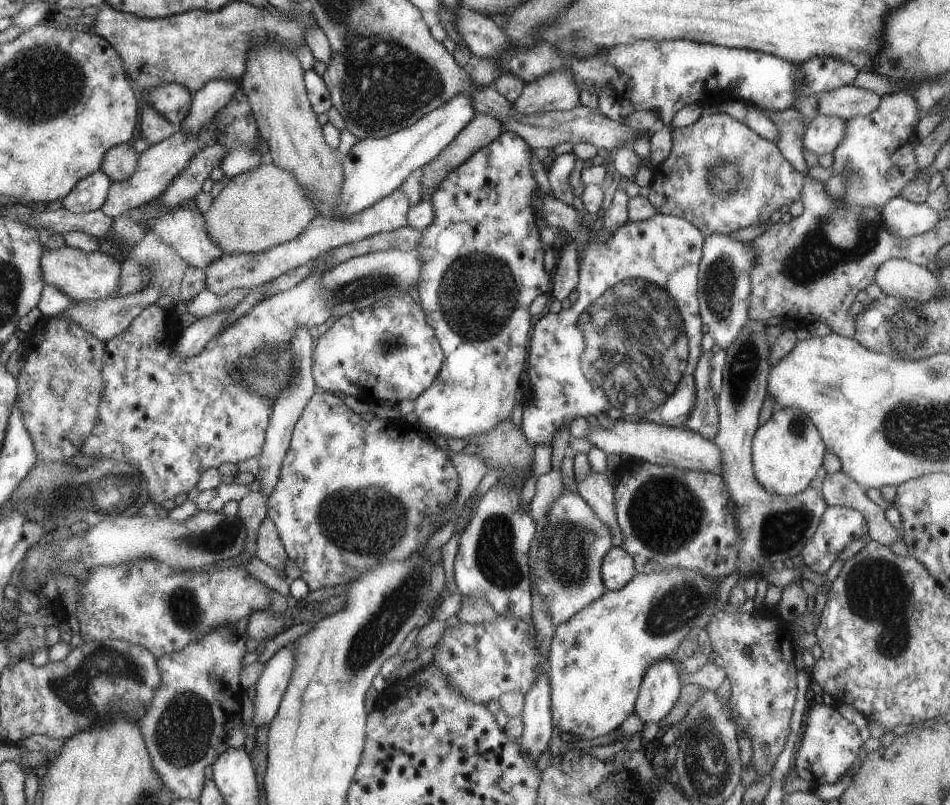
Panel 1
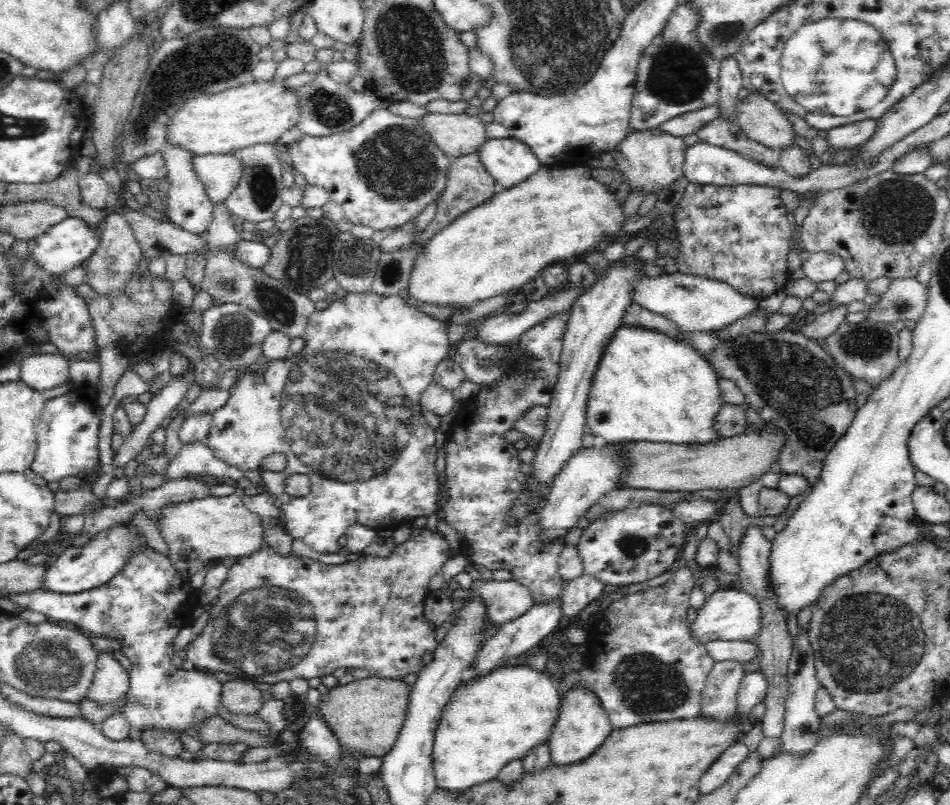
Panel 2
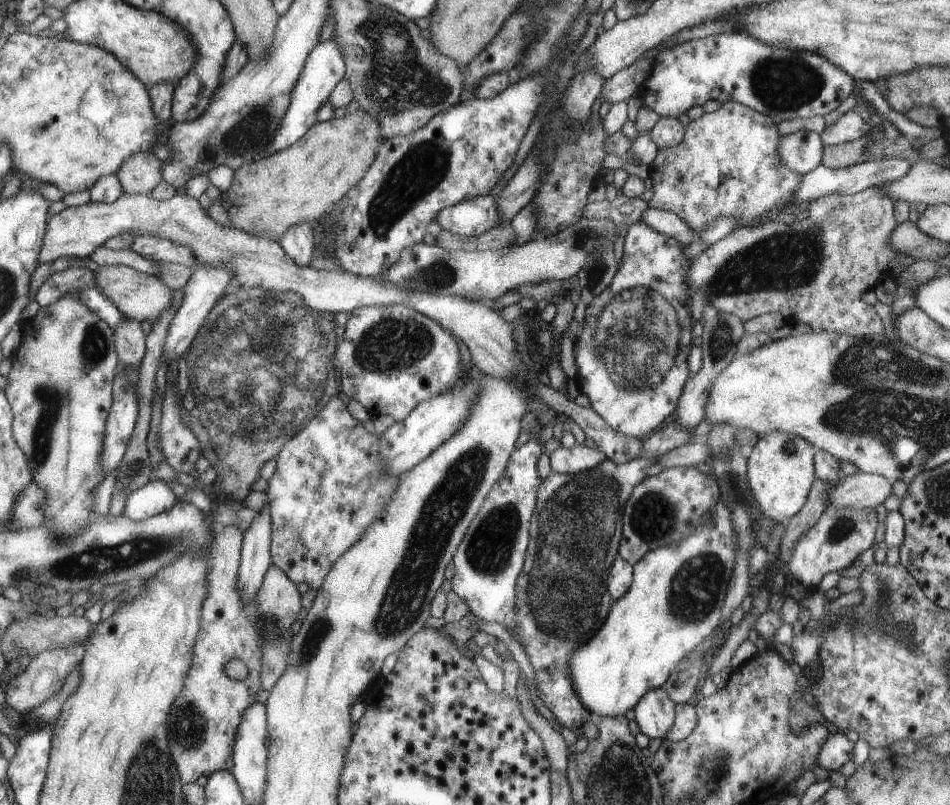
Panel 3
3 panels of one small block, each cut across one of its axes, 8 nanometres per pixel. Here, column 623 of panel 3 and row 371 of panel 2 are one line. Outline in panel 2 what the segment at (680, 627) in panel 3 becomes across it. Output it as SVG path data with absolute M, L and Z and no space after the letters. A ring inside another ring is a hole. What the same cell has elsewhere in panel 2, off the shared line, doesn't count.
M620 325L603 348L586 399L585 430L601 442L708 443L722 440L714 429L722 397L716 373L696 350L658 330L640 325Z

